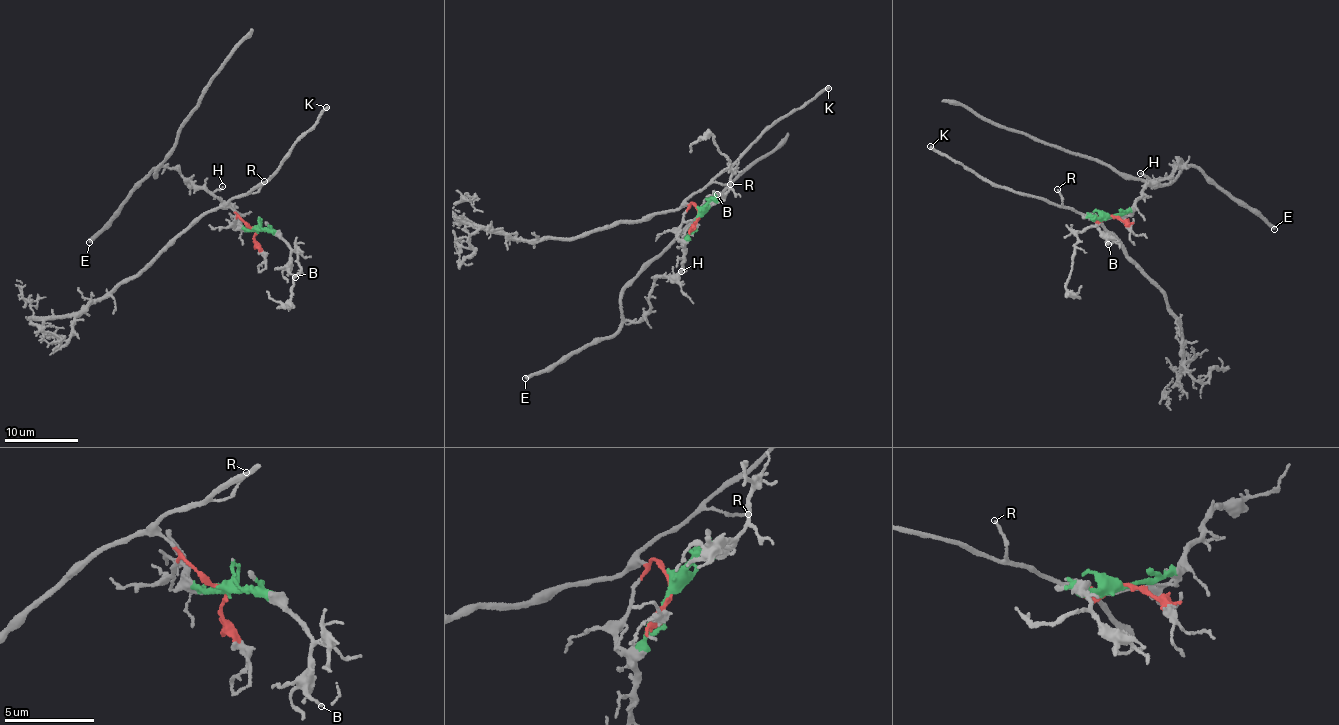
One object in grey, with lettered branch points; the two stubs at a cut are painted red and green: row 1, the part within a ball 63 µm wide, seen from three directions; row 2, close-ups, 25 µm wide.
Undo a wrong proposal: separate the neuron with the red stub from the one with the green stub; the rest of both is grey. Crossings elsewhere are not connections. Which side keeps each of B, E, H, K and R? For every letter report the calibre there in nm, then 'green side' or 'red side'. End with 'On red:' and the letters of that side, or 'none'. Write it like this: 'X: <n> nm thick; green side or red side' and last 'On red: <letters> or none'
B: 170 nm thick; green side
E: 340 nm thick; green side
H: 120 nm thick; green side
K: 240 nm thick; red side
R: 110 nm thick; red side
On red: K, R

